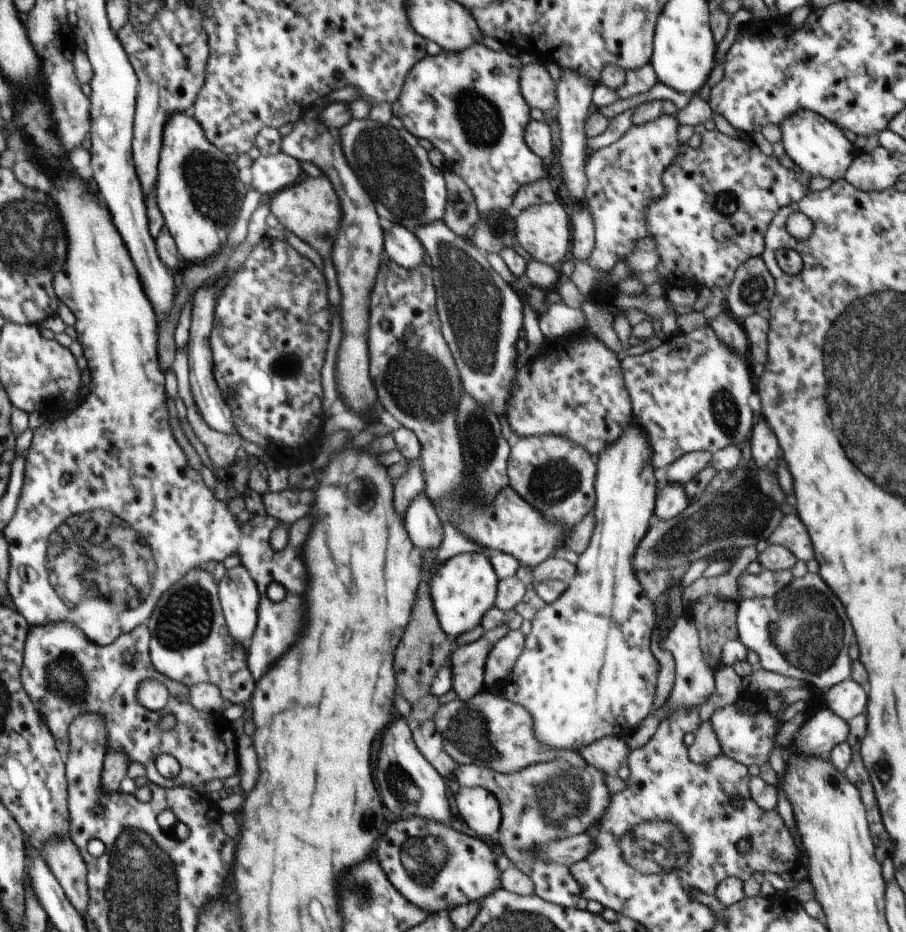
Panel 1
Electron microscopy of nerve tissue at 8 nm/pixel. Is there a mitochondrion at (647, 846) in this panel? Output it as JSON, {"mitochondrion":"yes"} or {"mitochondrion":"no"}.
{"mitochondrion":"yes"}

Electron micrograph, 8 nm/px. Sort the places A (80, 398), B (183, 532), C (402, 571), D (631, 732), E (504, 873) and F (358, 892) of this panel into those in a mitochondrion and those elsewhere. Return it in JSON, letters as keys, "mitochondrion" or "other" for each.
{"A":"other","B":"other","C":"other","D":"other","E":"other","F":"mitochondrion"}

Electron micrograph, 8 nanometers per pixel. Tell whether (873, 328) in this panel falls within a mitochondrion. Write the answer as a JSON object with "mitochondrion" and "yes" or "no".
{"mitochondrion":"yes"}

